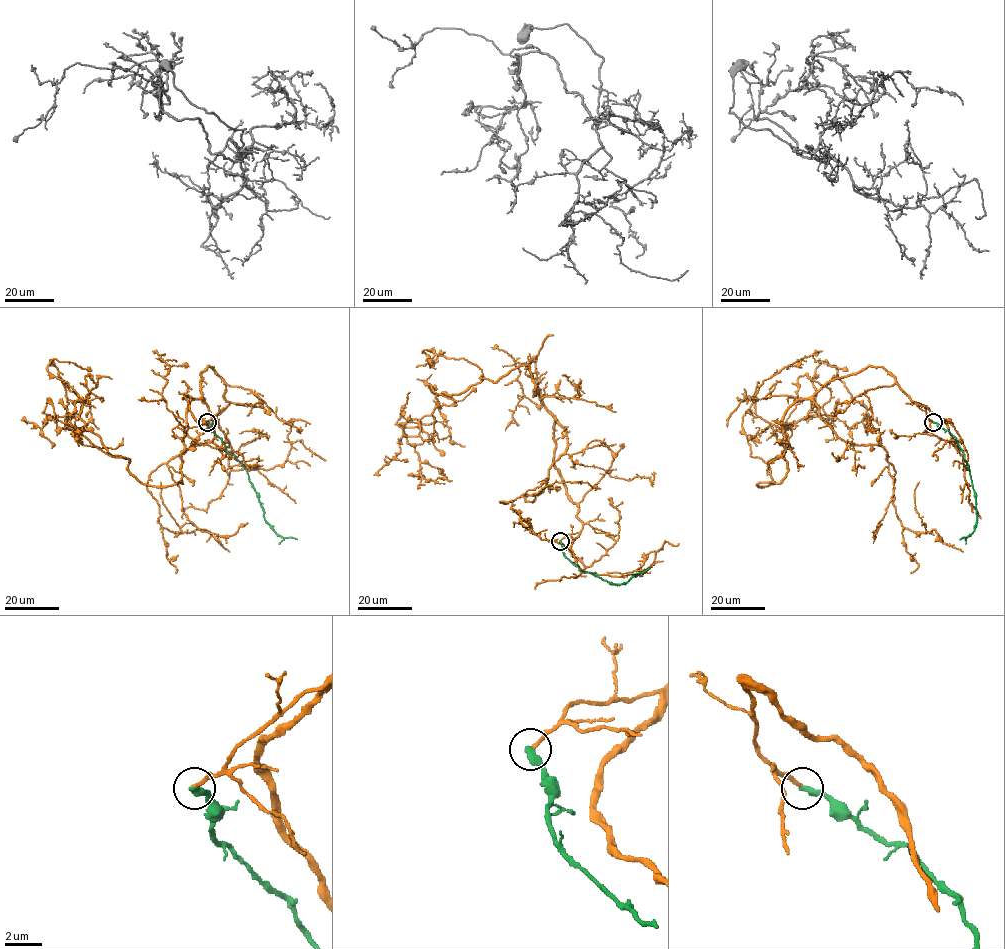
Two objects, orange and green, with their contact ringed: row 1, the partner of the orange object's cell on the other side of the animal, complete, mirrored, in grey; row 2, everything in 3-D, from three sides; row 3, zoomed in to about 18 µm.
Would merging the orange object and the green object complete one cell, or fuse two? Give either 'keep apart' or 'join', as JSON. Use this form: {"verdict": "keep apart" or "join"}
{"verdict": "keep apart"}

